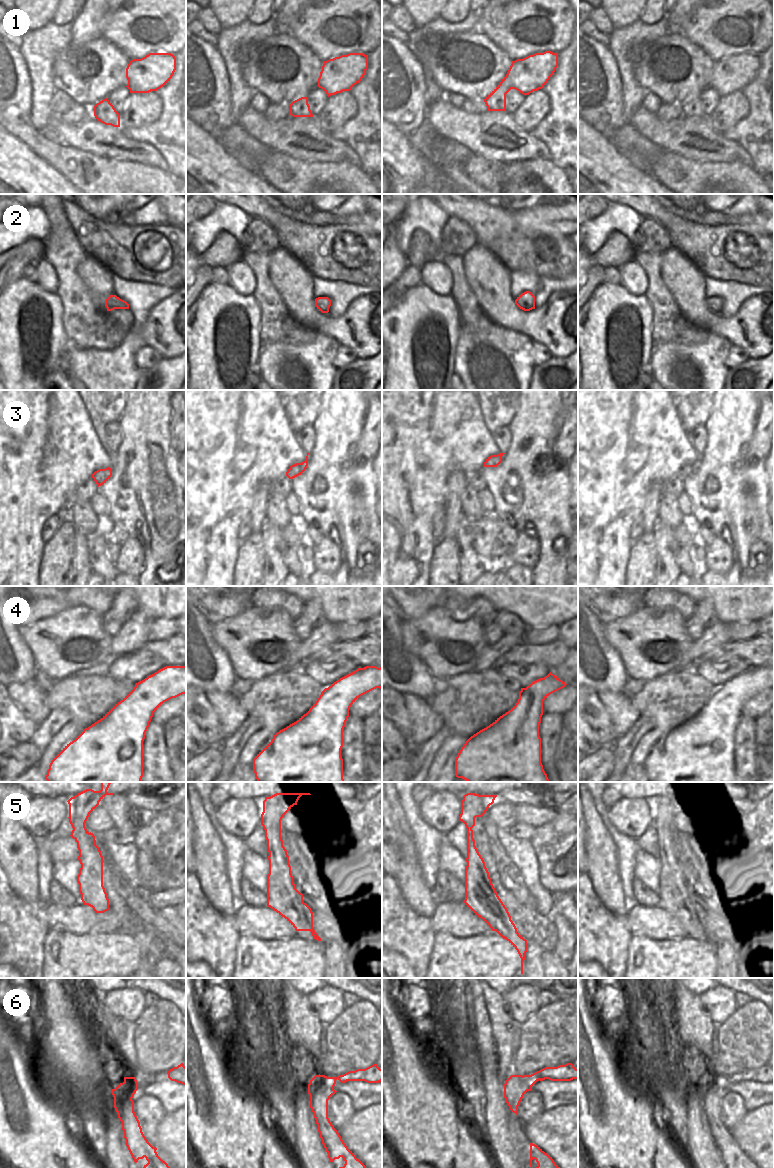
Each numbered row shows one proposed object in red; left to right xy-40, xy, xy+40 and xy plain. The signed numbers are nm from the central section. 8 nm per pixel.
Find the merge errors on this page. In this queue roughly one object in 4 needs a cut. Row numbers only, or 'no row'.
6

